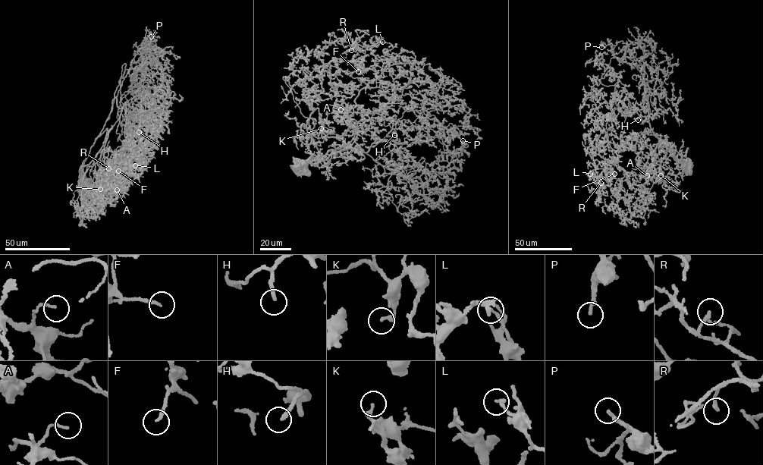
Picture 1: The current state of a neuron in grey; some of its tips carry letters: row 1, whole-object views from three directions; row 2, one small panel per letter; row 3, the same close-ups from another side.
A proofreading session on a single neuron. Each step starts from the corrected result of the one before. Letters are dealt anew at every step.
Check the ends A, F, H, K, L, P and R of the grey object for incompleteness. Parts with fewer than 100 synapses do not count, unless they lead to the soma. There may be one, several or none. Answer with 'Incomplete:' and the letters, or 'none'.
Incomplete: H, P

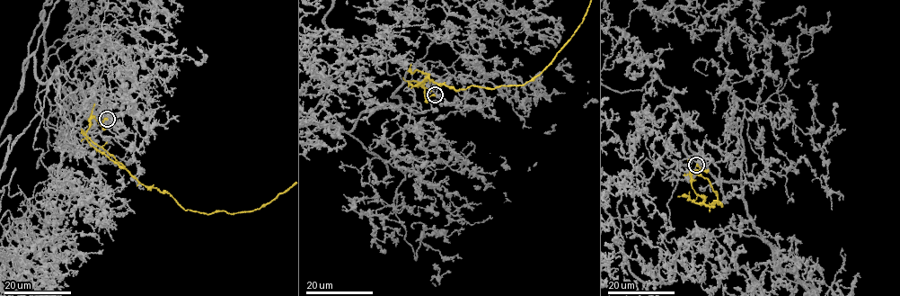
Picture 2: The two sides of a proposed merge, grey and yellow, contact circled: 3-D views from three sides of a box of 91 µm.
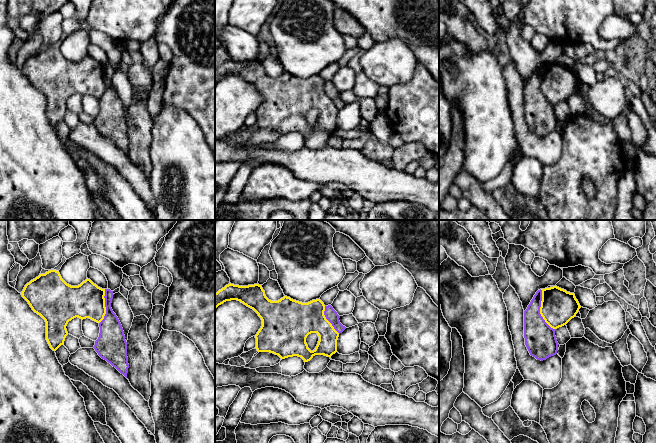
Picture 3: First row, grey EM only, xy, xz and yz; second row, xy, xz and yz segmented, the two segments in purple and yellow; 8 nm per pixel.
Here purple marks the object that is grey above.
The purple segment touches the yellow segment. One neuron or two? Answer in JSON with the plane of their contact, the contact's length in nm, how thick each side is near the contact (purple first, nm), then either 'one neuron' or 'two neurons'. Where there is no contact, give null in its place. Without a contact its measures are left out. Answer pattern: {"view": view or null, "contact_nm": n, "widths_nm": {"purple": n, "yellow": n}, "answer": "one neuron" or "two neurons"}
{"view": "yz", "contact_nm": 340, "widths_nm": {"purple": 260, "yellow": 280}, "answer": "two neurons"}

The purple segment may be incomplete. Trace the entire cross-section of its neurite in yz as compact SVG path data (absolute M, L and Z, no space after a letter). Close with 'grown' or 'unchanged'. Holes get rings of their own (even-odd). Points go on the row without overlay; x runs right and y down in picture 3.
M538 66L524 87L525 121L531 132L546 136L558 127L556 105L551 104L540 90L542 66Z | unchanged

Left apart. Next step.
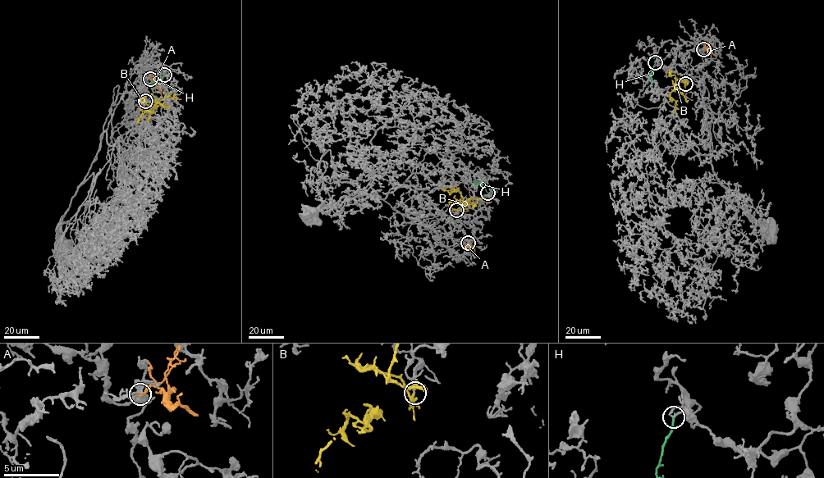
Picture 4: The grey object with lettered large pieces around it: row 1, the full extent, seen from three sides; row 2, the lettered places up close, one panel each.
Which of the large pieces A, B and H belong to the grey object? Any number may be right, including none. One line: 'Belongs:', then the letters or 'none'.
Belongs: B

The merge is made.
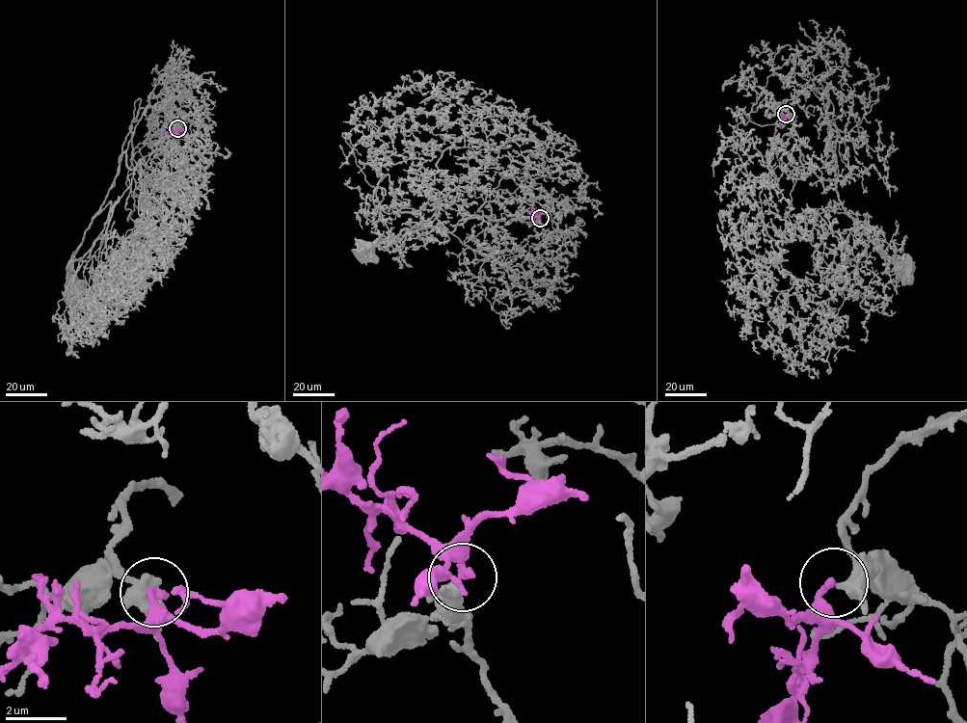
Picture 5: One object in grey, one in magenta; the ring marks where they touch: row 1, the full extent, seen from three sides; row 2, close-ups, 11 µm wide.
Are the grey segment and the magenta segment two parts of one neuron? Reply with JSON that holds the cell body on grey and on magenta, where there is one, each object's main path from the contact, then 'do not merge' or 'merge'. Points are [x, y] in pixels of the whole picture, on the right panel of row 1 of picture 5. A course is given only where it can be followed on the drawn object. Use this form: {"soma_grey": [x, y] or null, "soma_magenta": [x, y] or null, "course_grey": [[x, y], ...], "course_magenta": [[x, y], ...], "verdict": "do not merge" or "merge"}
{"soma_grey": [902, 270], "soma_magenta": null, "course_grey": [[787, 114], [795, 92], [827, 93], [813, 89], [832, 104], [839, 200], [900, 271]], "course_magenta": [[786, 114], [780, 126]], "verdict": "merge"}

